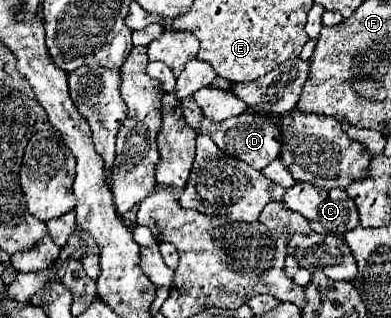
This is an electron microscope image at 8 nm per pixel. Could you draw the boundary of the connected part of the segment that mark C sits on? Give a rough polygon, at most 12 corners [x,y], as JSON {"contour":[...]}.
{"contour":[[297,182],[285,192],[289,210],[317,234],[359,226],[345,190],[315,190]]}

